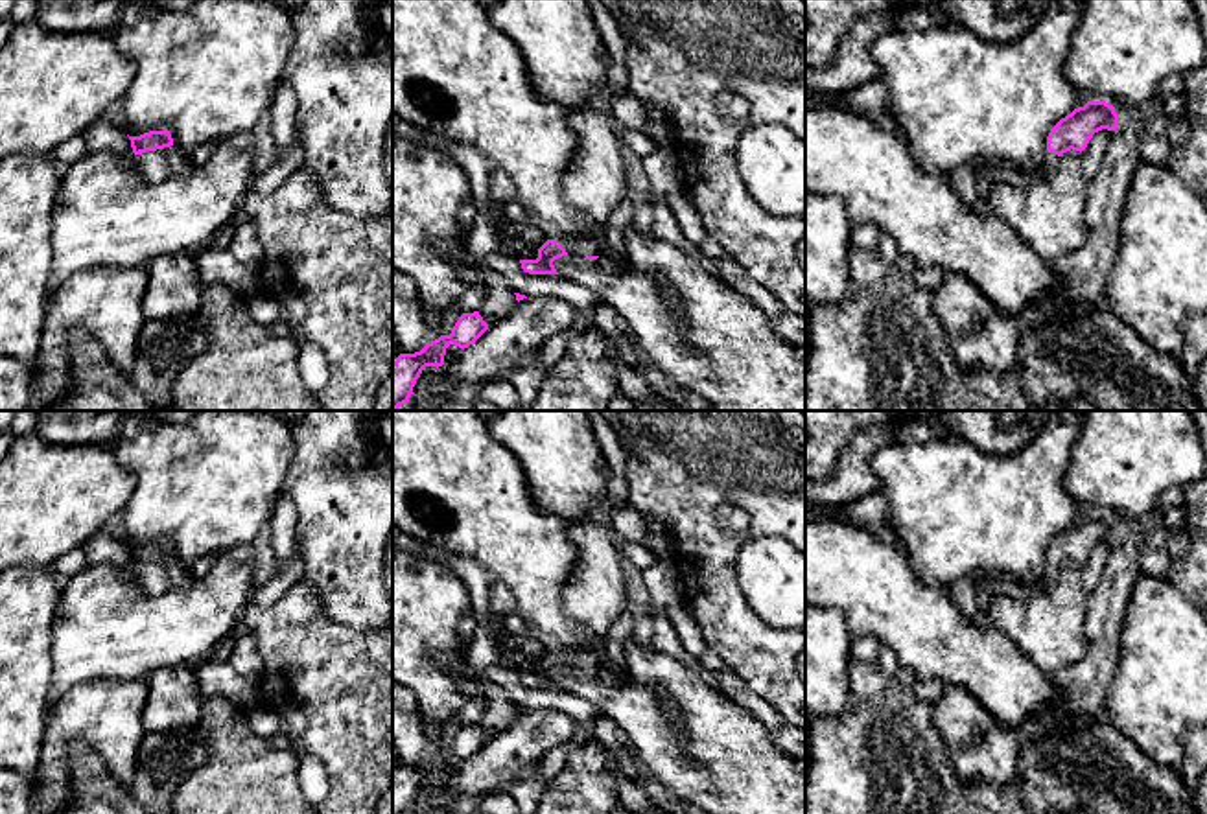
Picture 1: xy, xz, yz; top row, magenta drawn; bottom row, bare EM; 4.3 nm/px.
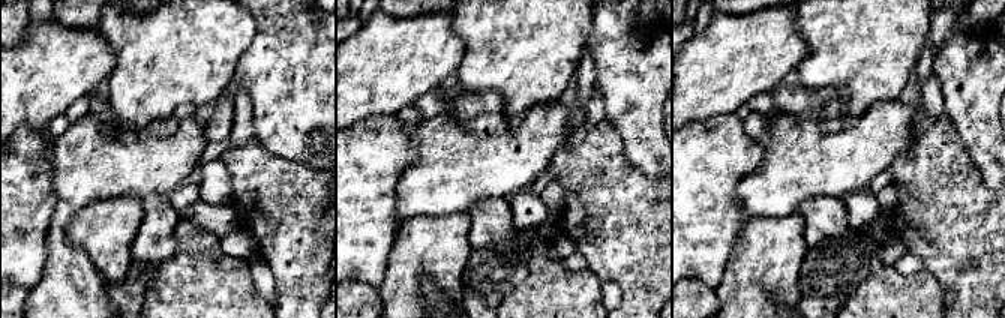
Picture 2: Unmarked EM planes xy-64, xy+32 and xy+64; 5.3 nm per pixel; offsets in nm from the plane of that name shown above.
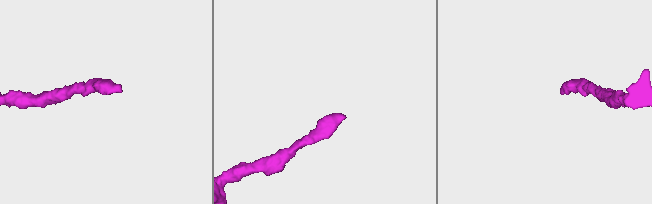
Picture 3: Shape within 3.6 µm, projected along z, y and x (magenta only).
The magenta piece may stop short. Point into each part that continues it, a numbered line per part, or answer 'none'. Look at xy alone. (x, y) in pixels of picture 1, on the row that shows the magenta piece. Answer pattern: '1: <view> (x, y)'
1: xy (155, 166)

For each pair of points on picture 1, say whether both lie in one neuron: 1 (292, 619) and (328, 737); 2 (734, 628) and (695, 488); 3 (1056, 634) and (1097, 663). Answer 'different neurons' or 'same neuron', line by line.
1: same neuron
2: same neuron
3: different neurons

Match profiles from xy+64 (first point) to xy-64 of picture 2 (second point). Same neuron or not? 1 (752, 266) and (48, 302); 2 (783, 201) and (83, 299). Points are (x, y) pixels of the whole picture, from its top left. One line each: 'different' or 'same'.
1: different
2: same

